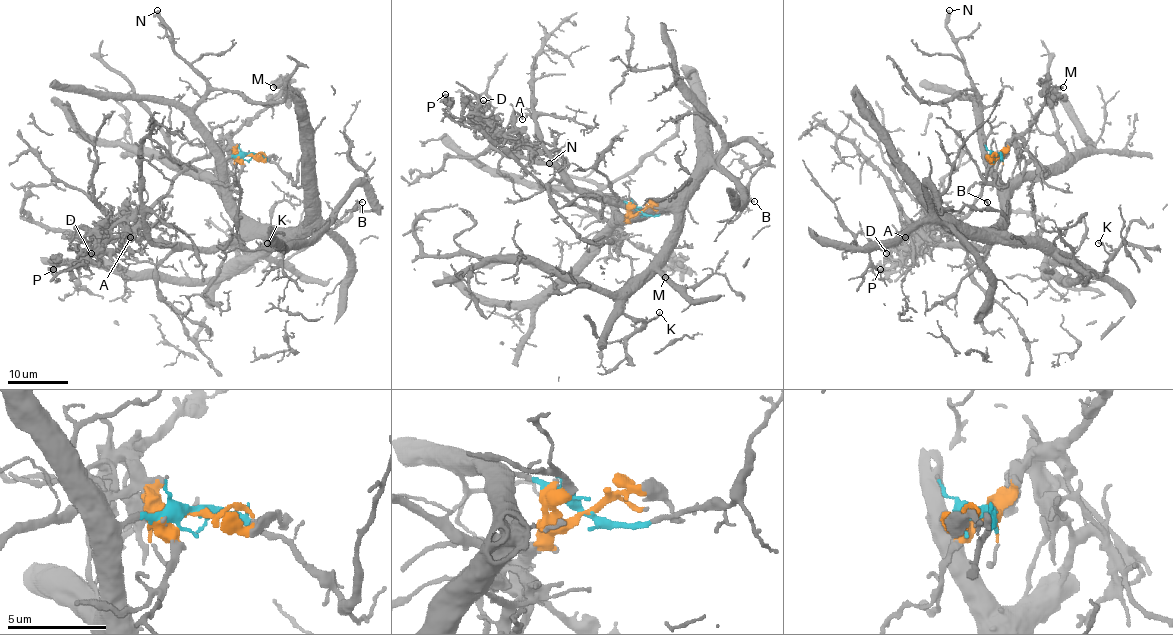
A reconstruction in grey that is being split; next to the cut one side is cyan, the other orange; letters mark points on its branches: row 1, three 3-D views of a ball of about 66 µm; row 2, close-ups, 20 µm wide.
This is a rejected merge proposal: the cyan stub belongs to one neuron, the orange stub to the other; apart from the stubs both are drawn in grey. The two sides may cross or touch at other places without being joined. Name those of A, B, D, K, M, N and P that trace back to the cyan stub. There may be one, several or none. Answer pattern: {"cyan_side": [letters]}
{"cyan_side": ["B", "K", "N"]}

